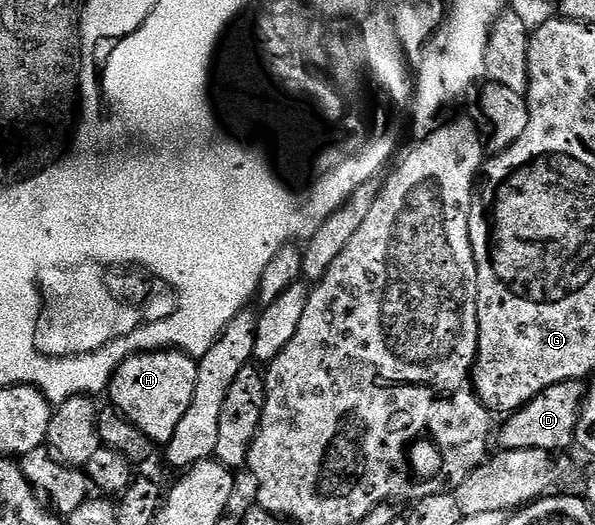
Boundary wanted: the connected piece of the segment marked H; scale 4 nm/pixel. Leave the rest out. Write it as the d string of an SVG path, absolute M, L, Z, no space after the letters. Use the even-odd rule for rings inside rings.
M154 350L132 354L117 366L107 387L112 409L117 410L154 444L164 444L175 436L175 428L195 396L198 359L182 350Z

